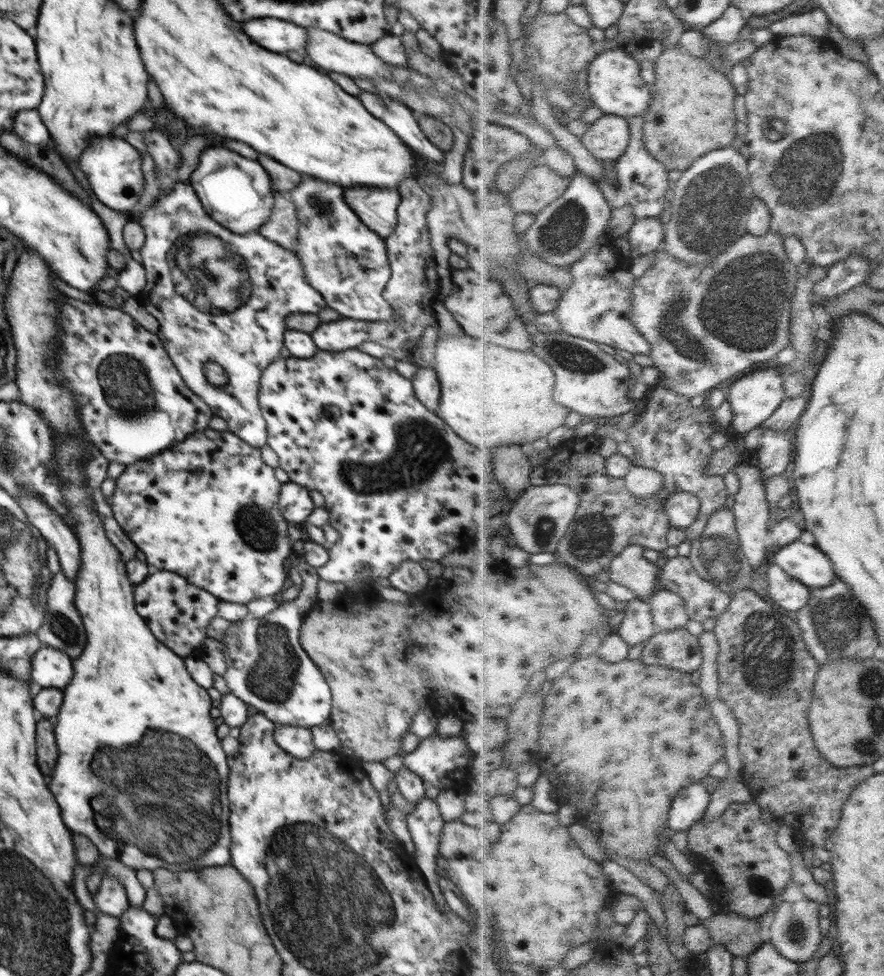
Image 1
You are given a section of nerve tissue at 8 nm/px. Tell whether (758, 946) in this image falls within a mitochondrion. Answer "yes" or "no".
no

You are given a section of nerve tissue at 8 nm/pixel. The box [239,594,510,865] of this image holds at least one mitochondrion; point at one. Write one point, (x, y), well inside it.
(273, 678)

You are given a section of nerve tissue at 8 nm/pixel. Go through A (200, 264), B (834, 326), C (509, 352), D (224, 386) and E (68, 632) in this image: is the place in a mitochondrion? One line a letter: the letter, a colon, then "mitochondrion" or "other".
A: mitochondrion
B: other
C: other
D: other
E: mitochondrion

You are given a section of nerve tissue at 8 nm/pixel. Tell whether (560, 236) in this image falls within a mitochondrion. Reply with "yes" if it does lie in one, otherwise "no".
yes

